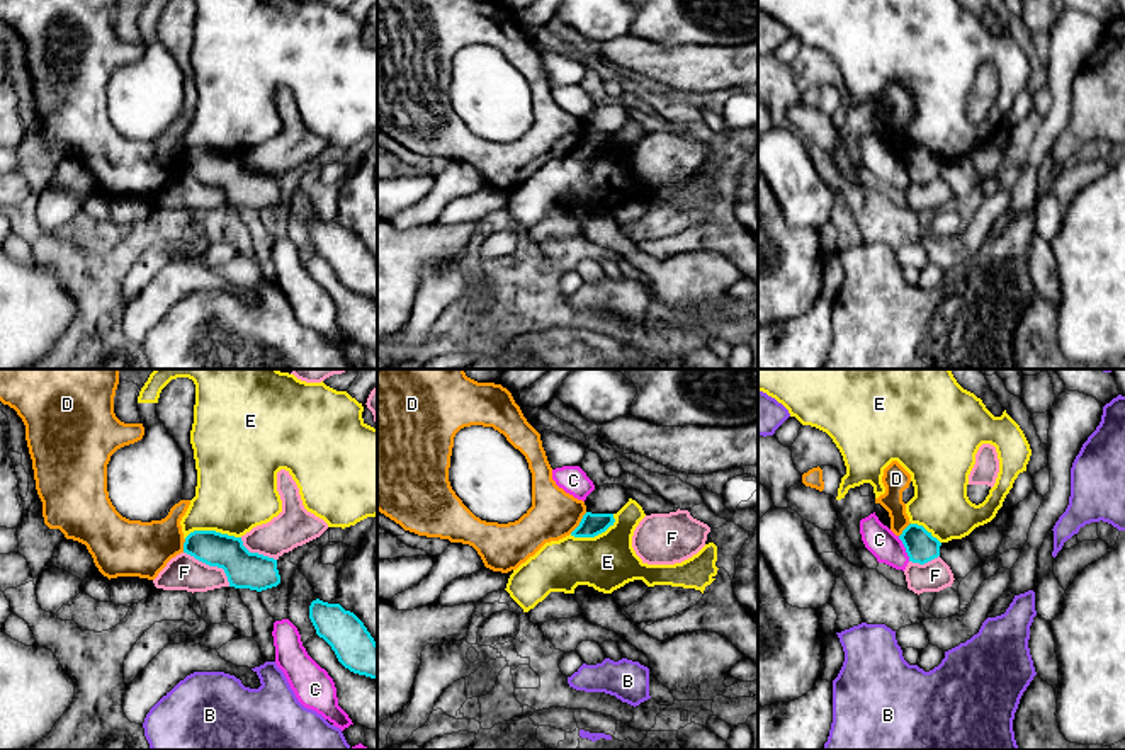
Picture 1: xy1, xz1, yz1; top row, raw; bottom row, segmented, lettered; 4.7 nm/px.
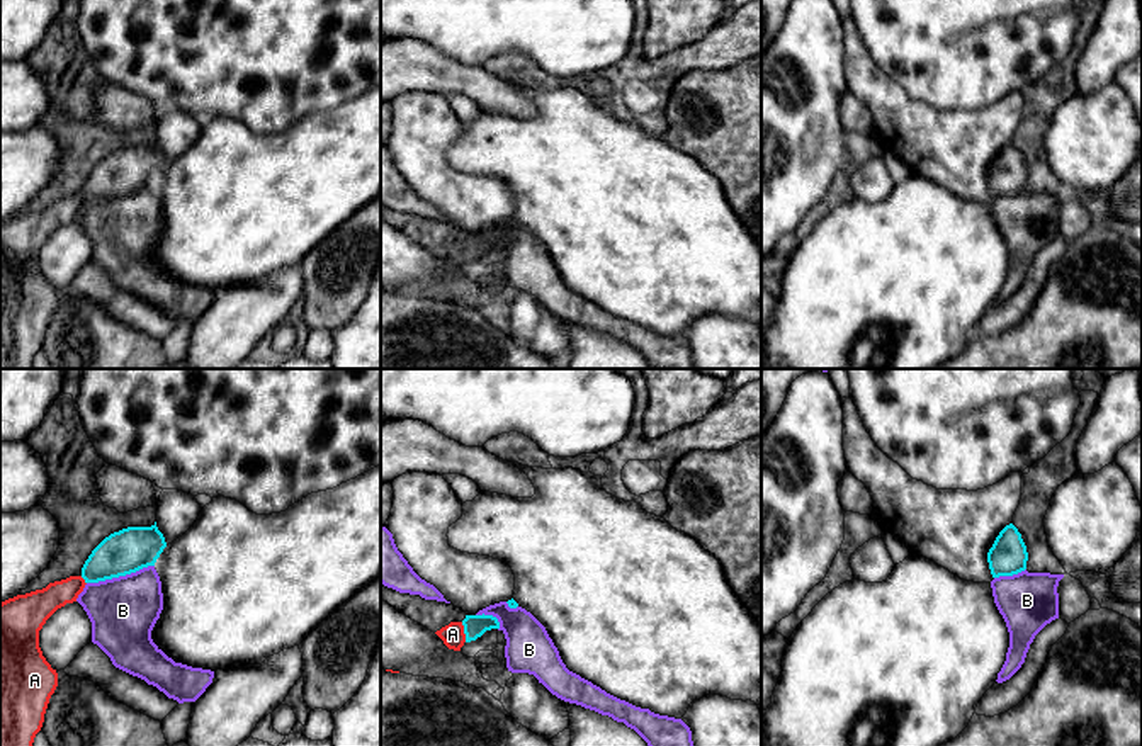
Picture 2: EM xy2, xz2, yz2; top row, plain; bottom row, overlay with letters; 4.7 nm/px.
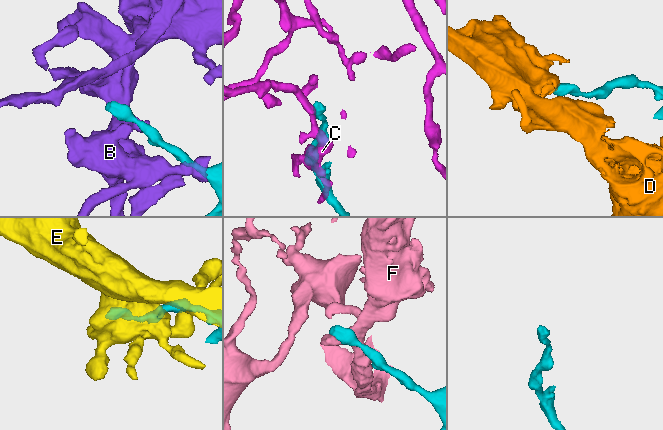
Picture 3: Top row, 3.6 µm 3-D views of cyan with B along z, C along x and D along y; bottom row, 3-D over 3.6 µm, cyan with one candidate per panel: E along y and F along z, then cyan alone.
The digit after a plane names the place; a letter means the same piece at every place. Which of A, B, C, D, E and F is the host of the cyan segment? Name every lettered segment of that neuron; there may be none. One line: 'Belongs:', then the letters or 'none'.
Belongs: A

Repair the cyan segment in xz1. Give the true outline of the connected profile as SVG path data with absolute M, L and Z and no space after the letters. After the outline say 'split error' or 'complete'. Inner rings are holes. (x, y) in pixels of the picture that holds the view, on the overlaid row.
M586 512L579 526L571 532L574 537L595 537L613 526L613 514L591 514Z; complete

